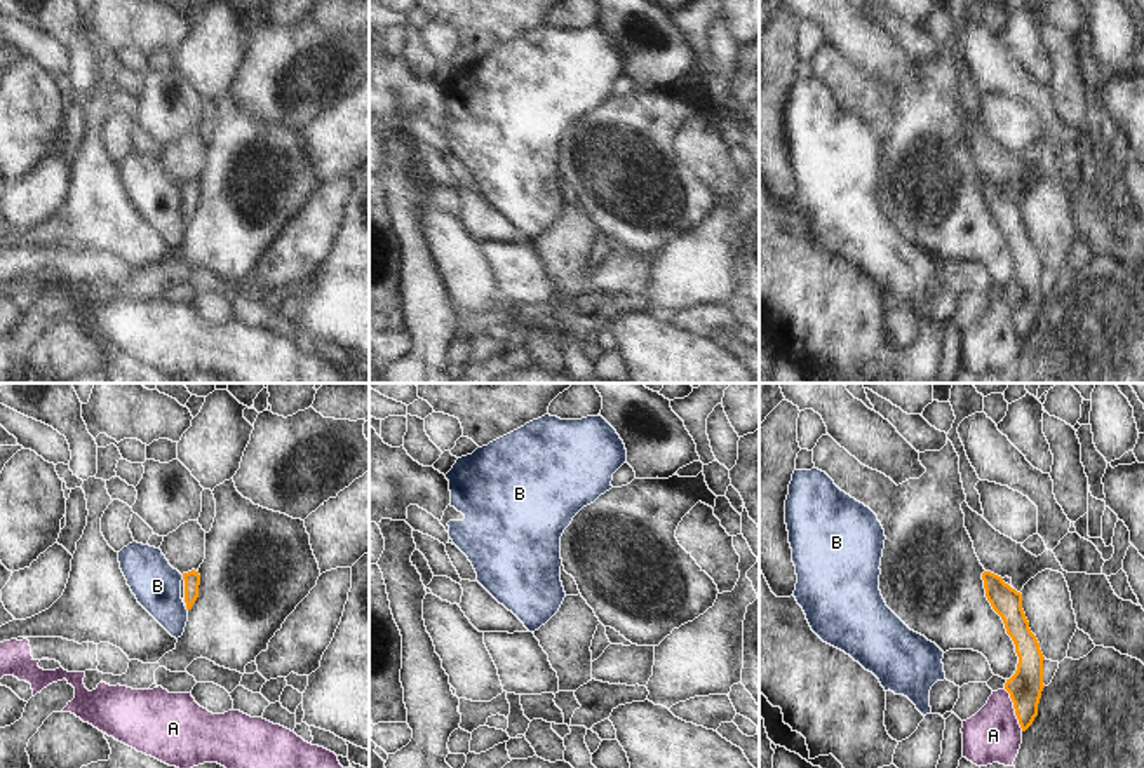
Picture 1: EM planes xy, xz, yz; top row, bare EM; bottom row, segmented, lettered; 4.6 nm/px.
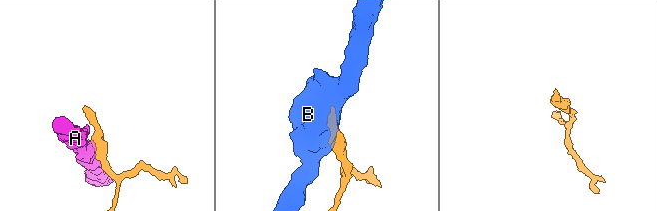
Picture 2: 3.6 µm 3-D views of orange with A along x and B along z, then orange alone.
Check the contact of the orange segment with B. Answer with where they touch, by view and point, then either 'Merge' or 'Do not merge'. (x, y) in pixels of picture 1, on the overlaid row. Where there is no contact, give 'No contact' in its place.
Touches orange at xy (183, 577). Do not merge.

